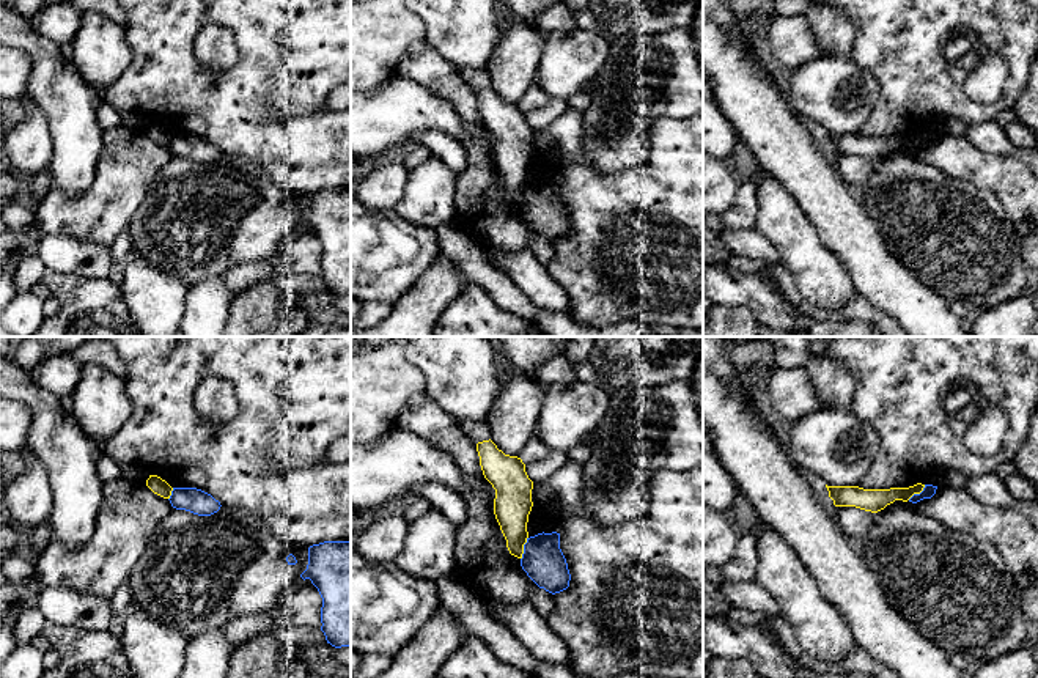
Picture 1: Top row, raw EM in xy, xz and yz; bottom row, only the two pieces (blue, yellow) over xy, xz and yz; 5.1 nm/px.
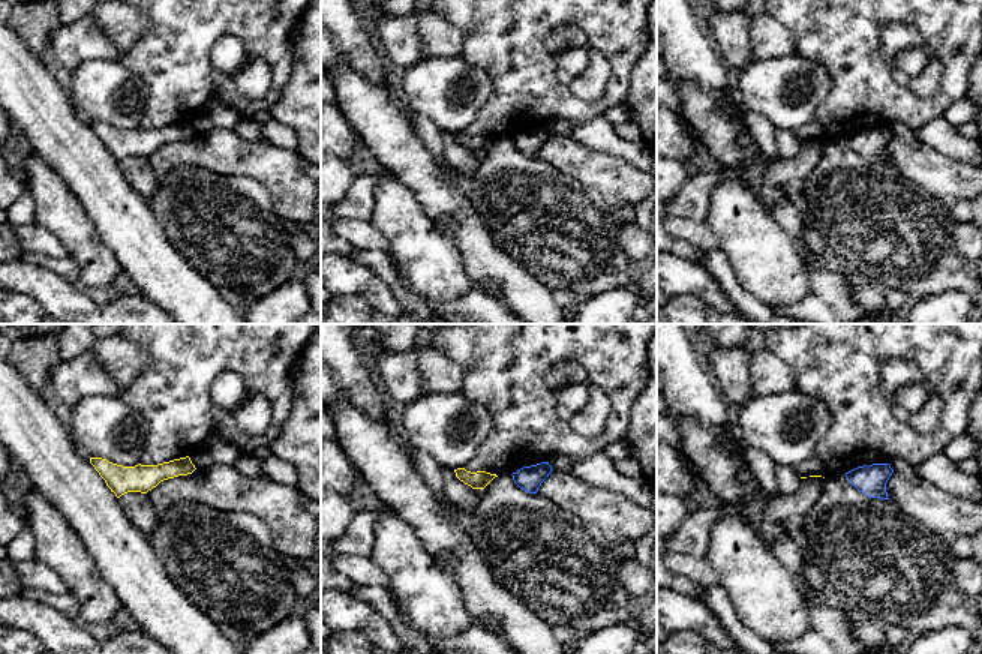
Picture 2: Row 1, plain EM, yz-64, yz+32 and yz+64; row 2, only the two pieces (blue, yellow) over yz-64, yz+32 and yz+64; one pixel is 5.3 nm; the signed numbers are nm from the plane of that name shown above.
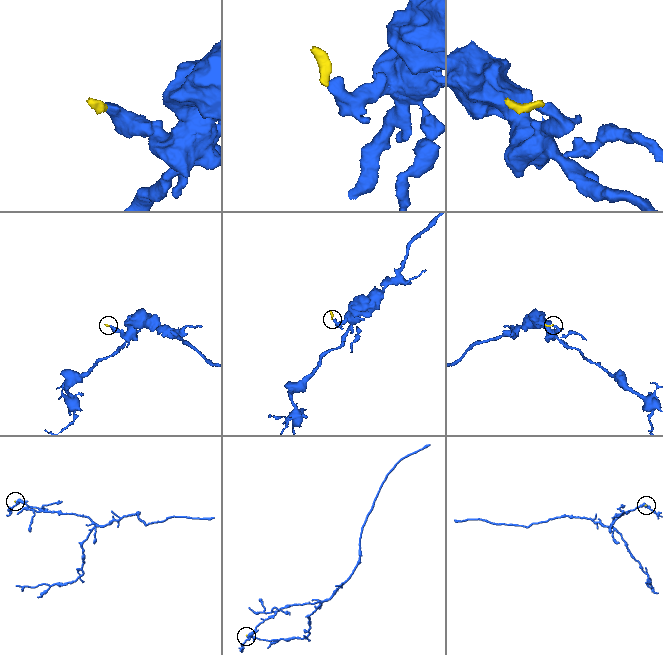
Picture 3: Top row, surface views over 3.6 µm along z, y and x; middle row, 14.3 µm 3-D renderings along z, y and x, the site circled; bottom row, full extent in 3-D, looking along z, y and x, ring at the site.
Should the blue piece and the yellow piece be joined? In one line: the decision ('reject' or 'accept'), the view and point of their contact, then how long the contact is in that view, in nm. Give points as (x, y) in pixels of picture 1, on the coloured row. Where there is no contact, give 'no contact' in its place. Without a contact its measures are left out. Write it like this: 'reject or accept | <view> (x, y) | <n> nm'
reject | xz (524, 548) | 120 nm

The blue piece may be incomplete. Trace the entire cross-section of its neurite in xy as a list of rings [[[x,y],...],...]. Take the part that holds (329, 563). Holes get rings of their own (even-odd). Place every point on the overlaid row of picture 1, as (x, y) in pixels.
[[[324,541],[308,547],[308,565],[300,577],[310,579],[322,598],[321,631],[335,648],[351,647],[351,543]]]

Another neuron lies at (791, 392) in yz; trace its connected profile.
[[[777,367],[767,374],[766,381],[771,407],[778,418],[794,423],[824,407],[805,367],[790,370]]]

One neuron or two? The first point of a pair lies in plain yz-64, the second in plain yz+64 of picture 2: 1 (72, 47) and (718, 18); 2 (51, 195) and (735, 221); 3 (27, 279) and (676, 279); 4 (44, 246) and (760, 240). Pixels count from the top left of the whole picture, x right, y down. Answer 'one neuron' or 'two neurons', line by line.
1: one neuron
2: one neuron
3: one neuron
4: two neurons

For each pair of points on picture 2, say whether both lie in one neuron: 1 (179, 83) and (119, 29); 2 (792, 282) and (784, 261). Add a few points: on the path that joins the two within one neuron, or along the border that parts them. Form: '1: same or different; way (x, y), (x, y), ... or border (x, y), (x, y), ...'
1: different; border (149, 15), (149, 29), (123, 54)
2: same; way (787, 278), (784, 266)

